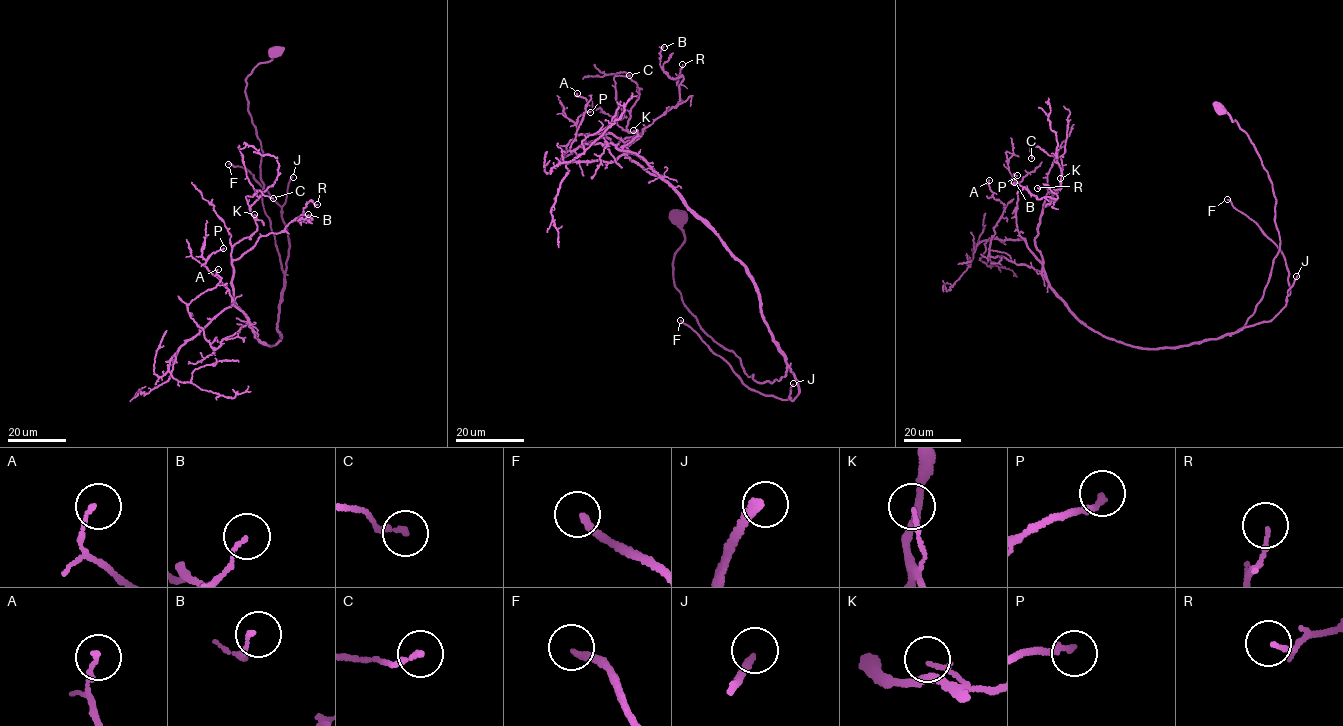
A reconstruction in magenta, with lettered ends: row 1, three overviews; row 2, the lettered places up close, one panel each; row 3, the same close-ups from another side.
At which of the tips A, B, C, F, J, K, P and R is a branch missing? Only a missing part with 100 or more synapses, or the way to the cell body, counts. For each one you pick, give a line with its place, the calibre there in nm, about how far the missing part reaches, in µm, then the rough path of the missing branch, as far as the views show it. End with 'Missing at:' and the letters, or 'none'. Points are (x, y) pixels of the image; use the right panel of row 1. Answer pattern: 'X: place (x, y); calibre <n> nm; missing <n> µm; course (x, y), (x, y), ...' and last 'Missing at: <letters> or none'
F: place (1227, 199); calibre 240 nm; missing 200 µm; course (1227, 199), (1135, 125), (1089, 114), (1028, 44), (995, 28), (976, 48), (1006, 37), (1040, 47), (1068, 102)
J: place (1296, 276); calibre 240 nm; missing 190 µm; course (1296, 276), (1280, 250), (1227, 238), (1202, 268), (1177, 254), (1145, 263), (1137, 277), (1149, 282), (1147, 254)
Missing at: F, J

